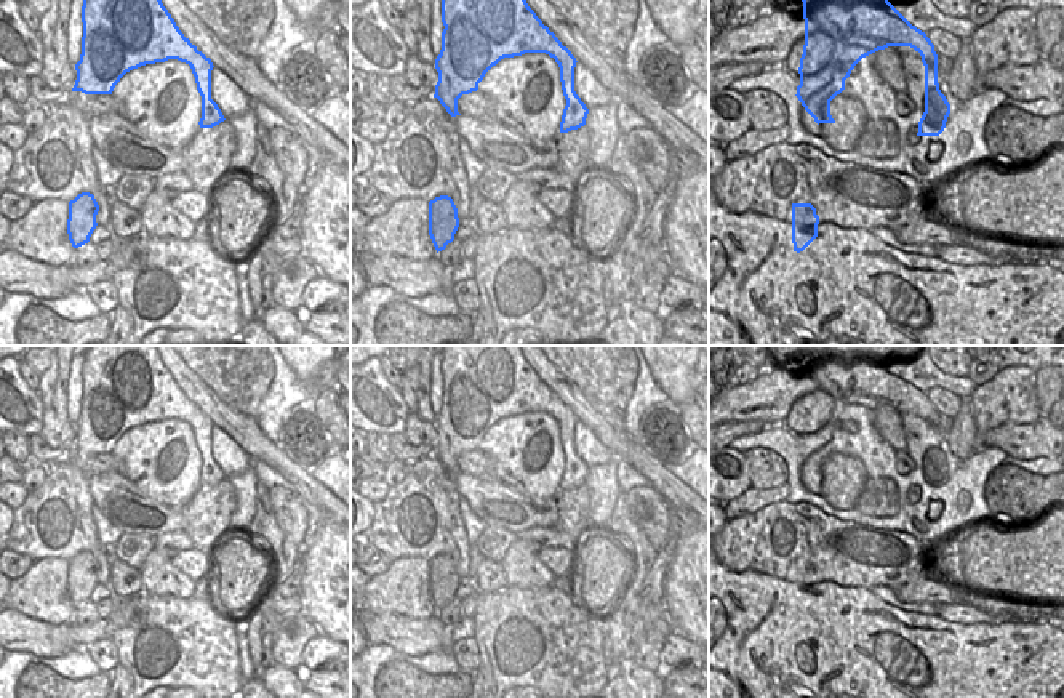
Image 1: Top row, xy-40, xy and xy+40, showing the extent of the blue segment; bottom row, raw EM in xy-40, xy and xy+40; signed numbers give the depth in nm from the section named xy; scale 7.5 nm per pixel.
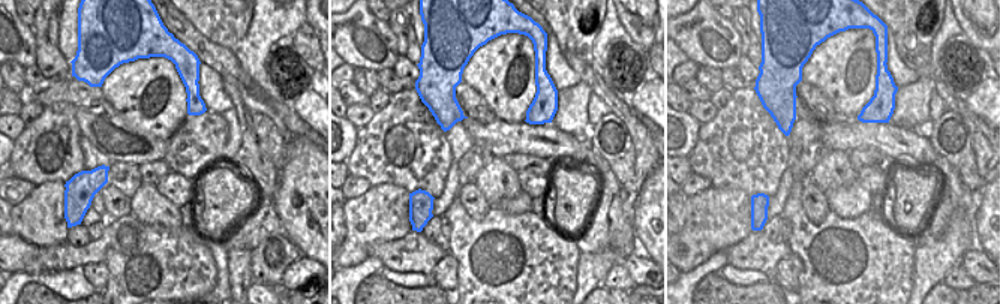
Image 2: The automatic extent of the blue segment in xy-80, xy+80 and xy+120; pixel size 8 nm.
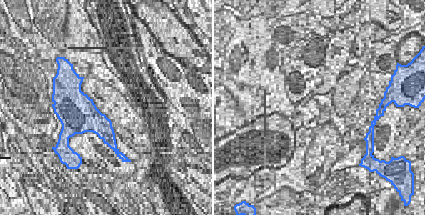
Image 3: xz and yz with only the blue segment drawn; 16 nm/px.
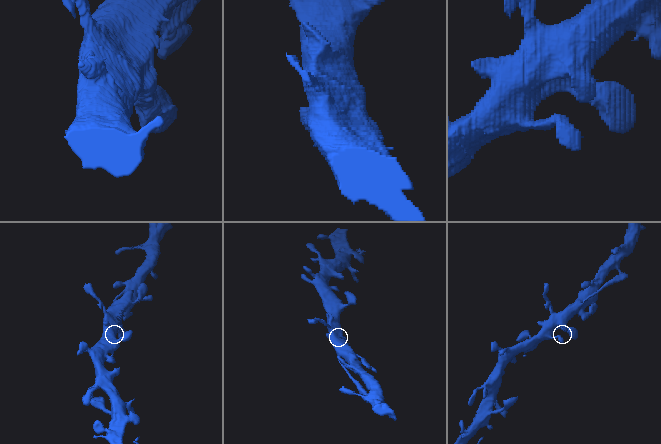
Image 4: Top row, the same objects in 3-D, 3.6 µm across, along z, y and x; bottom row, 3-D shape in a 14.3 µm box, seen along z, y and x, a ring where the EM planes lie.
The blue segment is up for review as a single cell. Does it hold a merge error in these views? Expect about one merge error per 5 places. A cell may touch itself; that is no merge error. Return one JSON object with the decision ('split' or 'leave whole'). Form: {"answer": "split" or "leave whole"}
{"answer": "leave whole"}

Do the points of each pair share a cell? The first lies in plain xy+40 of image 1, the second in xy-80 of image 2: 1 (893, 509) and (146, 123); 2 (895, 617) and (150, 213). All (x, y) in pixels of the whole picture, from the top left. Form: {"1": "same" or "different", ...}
{"1": "different", "2": "different"}

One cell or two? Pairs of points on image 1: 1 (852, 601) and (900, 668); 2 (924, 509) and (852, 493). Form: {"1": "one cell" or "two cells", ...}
{"1": "one cell", "2": "one cell"}

